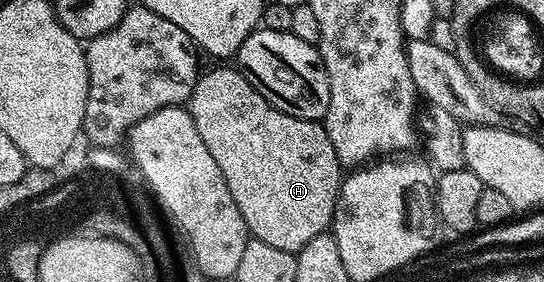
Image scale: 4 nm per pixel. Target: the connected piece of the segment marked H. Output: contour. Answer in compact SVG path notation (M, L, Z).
M235 67L211 69L208 73L206 70L193 87L189 112L197 127L197 135L201 135L205 147L209 147L209 155L213 155L217 167L222 171L254 240L269 243L269 247L281 247L281 251L286 253L298 254L309 239L328 232L335 220L341 166L337 151L329 141L326 124L297 119L273 107Z

